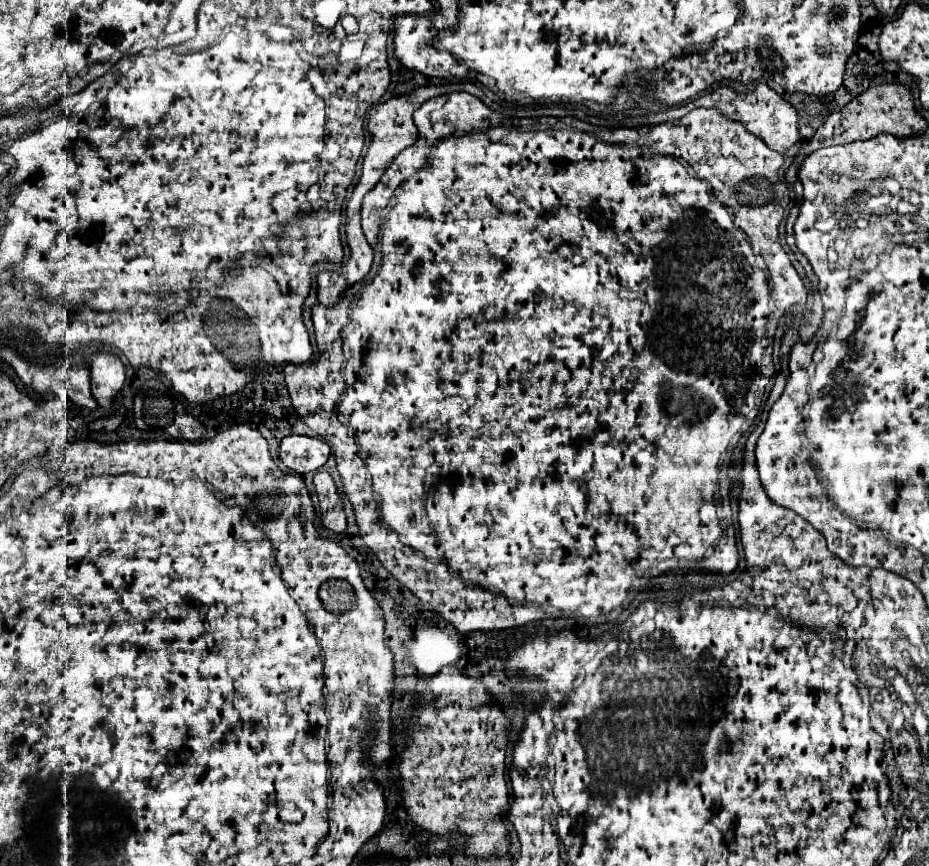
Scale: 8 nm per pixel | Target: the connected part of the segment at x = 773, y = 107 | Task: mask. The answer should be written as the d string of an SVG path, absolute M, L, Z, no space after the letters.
M759 83L759 85L755 85L755 89L745 91L745 93L737 93L731 87L719 87L719 89L711 91L711 93L709 91L707 93L701 93L701 95L685 101L685 103L675 105L675 113L663 113L661 115L661 121L665 121L665 119L679 119L679 117L687 115L691 109L701 107L701 101L699 99L703 95L705 95L705 103L707 105L717 107L727 117L731 117L733 121L743 123L753 135L761 137L771 149L775 149L779 153L785 153L787 149L791 149L801 139L801 135L799 135L799 113L797 113L797 109L789 101L785 101L777 91L773 91L767 83Z

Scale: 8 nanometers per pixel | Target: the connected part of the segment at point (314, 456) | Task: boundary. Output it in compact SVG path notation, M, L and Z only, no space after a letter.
M287 435L279 445L279 457L291 471L305 475L325 465L329 445L321 439L305 435Z

